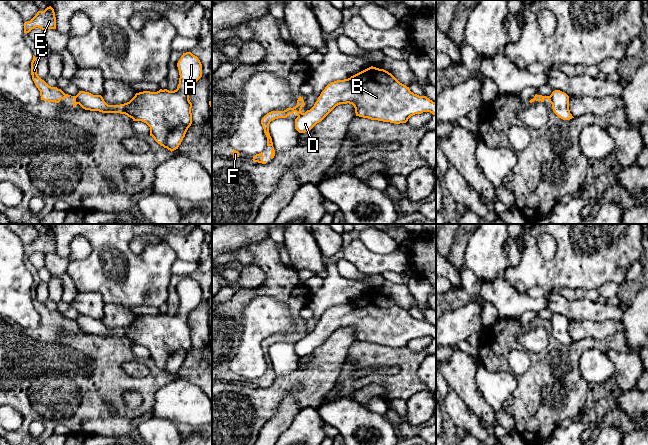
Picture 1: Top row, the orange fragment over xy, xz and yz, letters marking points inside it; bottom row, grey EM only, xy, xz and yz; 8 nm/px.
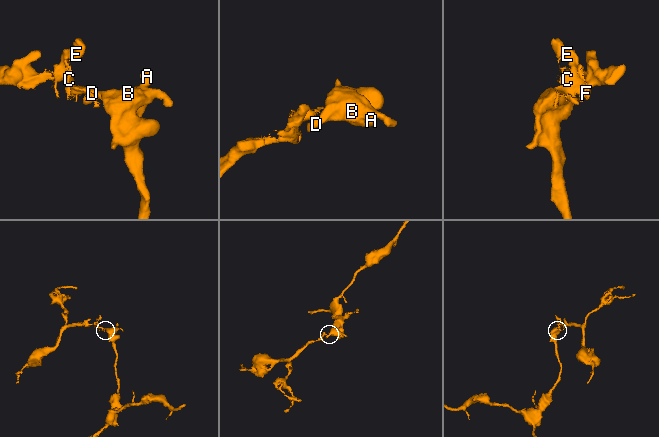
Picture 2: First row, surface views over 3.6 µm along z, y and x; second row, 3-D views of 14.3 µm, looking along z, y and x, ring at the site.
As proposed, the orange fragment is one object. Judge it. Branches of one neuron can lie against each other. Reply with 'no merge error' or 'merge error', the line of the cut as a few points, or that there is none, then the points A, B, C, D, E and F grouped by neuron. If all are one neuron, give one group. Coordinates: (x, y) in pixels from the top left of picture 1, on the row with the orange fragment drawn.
merge error; cut in xy along (74, 96), (78, 103); A B D / C E F

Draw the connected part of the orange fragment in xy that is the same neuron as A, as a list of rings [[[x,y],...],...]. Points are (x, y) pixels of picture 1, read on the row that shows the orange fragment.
[[[191,52],[183,53],[177,63],[179,84],[176,90],[136,93],[127,103],[108,105],[101,95],[79,91],[75,96],[85,110],[120,113],[150,127],[150,136],[171,152],[178,149],[192,124],[189,89],[202,77],[202,64]]]

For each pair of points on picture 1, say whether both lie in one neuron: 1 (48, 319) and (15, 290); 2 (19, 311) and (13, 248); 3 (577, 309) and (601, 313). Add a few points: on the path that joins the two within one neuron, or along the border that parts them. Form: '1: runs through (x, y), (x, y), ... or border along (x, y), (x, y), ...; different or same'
1: border along (31, 284), (31, 302), (40, 324), (25, 329); different
2: runs through (19, 295), (20, 277), (13, 270), (13, 264); same
3: runs through (583, 309), (595, 310); same

